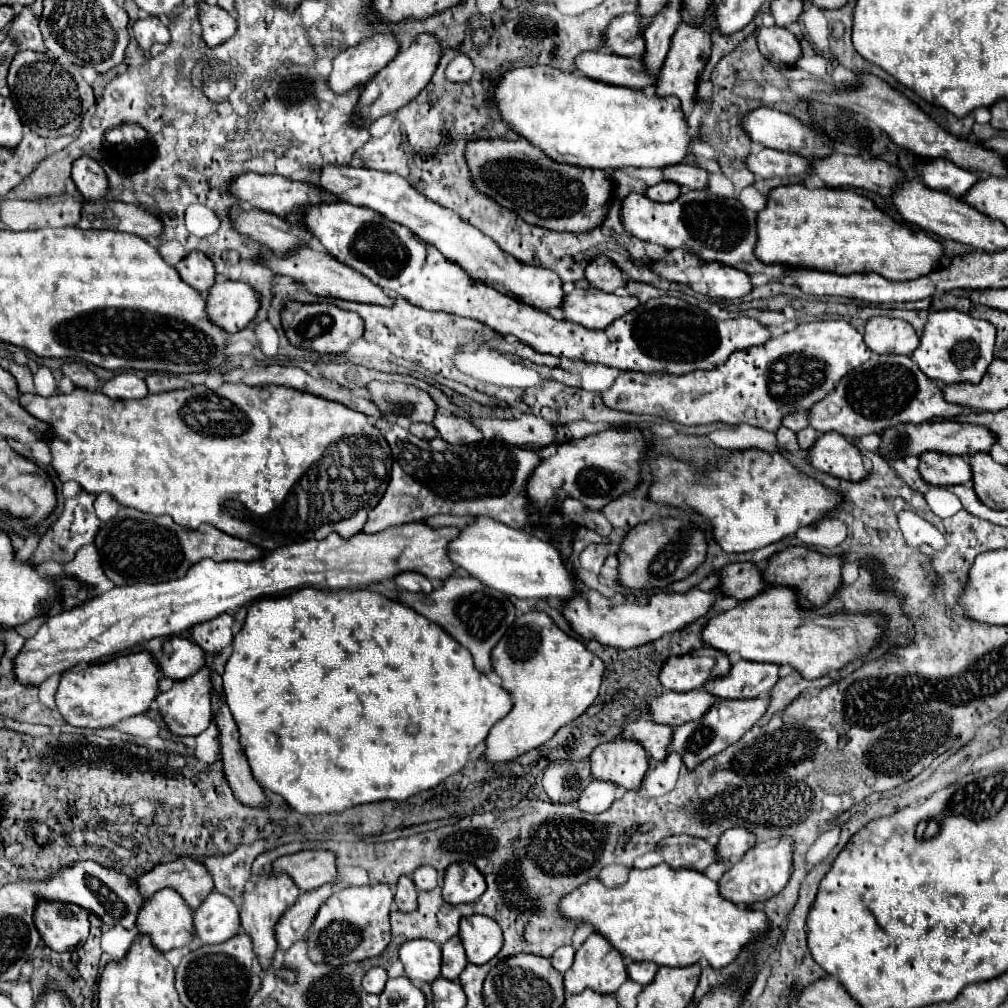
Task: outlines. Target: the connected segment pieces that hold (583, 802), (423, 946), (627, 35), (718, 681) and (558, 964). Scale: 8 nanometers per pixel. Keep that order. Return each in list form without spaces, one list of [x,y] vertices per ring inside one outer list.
[[[592,780],[578,798],[578,808],[588,814],[598,814],[602,808],[608,808],[616,798],[616,788],[610,782]]]
[[[410,940],[400,946],[400,960],[404,964],[406,976],[418,984],[432,982],[440,976],[442,952],[436,942]]]
[[[636,14],[616,16],[606,30],[606,46],[620,56],[642,56],[646,52],[642,32]]]
[[[738,660],[732,664],[730,674],[718,676],[706,682],[704,688],[716,698],[744,700],[744,698],[756,698],[756,696],[770,692],[770,688],[776,682],[778,682],[776,664]]]
[[[562,946],[554,952],[554,956],[550,958],[552,960],[552,966],[558,970],[558,972],[566,972],[570,966],[572,966],[572,960],[574,960],[574,948],[572,946]]]

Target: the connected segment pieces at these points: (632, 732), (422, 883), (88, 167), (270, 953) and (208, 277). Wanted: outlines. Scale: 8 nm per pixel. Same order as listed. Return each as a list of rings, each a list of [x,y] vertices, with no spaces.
[[[640,718],[636,722],[628,722],[624,730],[618,734],[618,738],[636,740],[638,744],[642,744],[642,748],[648,752],[652,760],[660,762],[666,758],[666,748],[672,740],[672,728]]]
[[[420,866],[412,874],[412,880],[418,890],[432,890],[438,886],[438,872],[432,866]]]
[[[88,156],[78,158],[72,166],[72,180],[86,202],[106,202],[108,178],[104,168],[96,160]]]
[[[286,874],[282,876],[260,876],[256,880],[256,886],[252,892],[244,892],[244,908],[242,908],[242,914],[240,914],[240,922],[246,930],[246,934],[252,938],[252,944],[254,944],[254,952],[256,952],[256,958],[262,966],[264,972],[272,972],[274,976],[282,978],[284,982],[292,982],[296,978],[296,970],[292,968],[282,968],[282,966],[276,966],[276,950],[278,950],[278,942],[276,942],[276,922],[280,920],[280,916],[284,914],[284,910],[288,910],[296,898],[300,896],[300,890],[298,886],[286,878]]]
[[[190,252],[182,262],[176,264],[176,270],[186,284],[204,294],[214,286],[218,276],[214,262],[204,252]]]

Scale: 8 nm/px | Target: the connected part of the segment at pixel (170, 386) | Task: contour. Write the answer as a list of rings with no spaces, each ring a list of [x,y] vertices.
[[[150,374],[146,378],[146,384],[148,384],[150,394],[184,388],[184,380],[180,376],[172,376],[172,374]]]

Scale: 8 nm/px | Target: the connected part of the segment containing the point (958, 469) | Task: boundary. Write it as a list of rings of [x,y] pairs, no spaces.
[[[924,452],[918,466],[922,478],[934,486],[968,484],[972,480],[970,464],[962,456],[948,456],[940,452]]]

